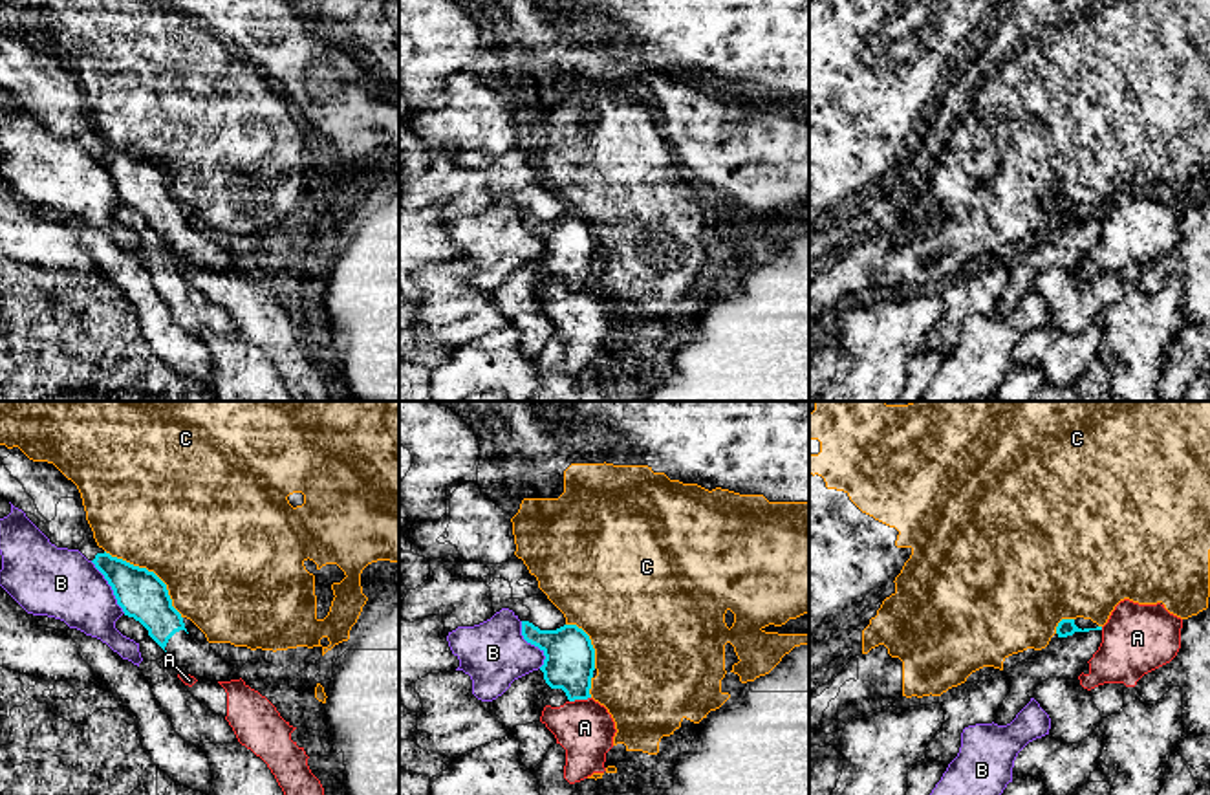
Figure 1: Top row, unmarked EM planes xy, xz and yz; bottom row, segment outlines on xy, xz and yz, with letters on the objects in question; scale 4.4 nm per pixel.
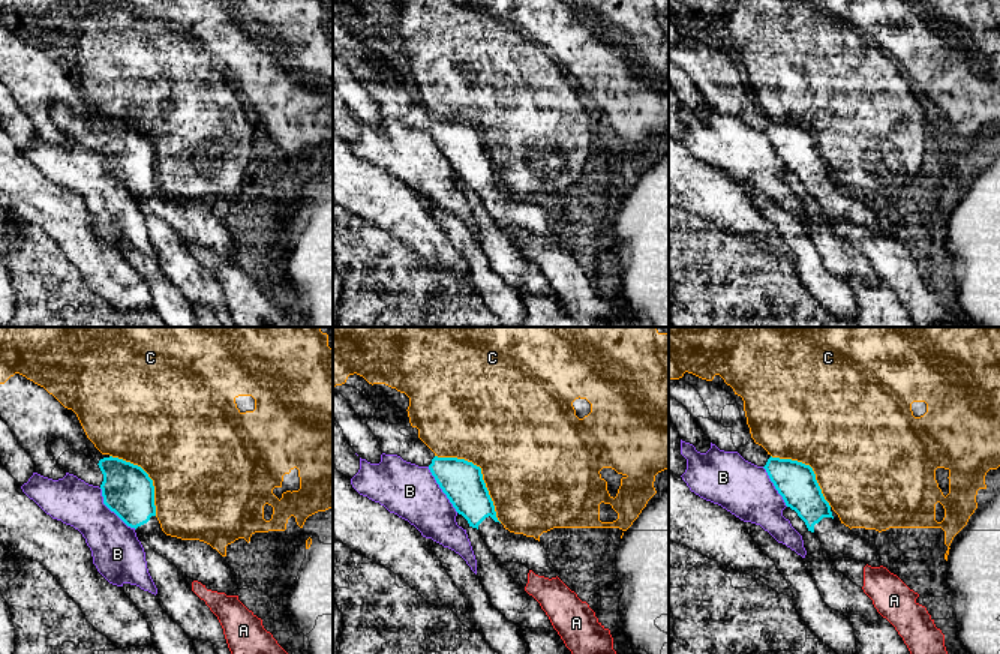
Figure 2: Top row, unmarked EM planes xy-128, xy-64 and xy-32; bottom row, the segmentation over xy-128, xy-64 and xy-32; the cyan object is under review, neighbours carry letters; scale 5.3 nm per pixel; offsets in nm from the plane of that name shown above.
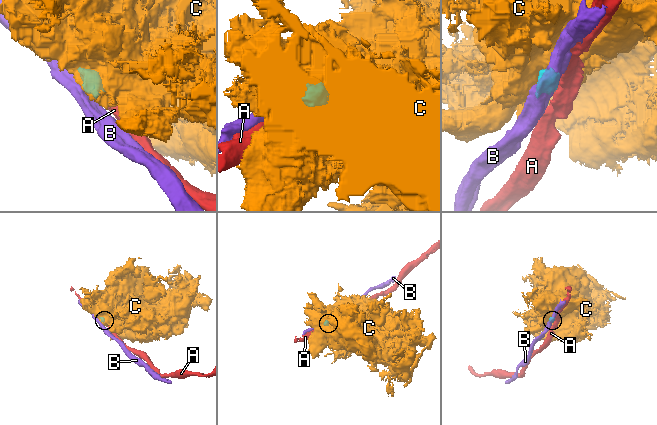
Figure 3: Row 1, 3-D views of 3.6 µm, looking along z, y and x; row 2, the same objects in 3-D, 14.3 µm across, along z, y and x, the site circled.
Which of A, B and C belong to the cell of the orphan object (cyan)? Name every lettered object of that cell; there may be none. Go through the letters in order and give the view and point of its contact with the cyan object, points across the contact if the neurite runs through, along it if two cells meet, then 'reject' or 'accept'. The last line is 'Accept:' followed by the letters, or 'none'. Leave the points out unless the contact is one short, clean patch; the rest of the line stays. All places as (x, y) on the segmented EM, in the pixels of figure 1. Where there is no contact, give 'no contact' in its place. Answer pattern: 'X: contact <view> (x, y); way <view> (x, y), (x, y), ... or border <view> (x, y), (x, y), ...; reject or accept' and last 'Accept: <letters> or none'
A: contact xz (579, 698); border xz (590, 696), (570, 702); reject
B: contact xz (533, 643); reject
C: contact xy (152, 572); reject
Accept: none

